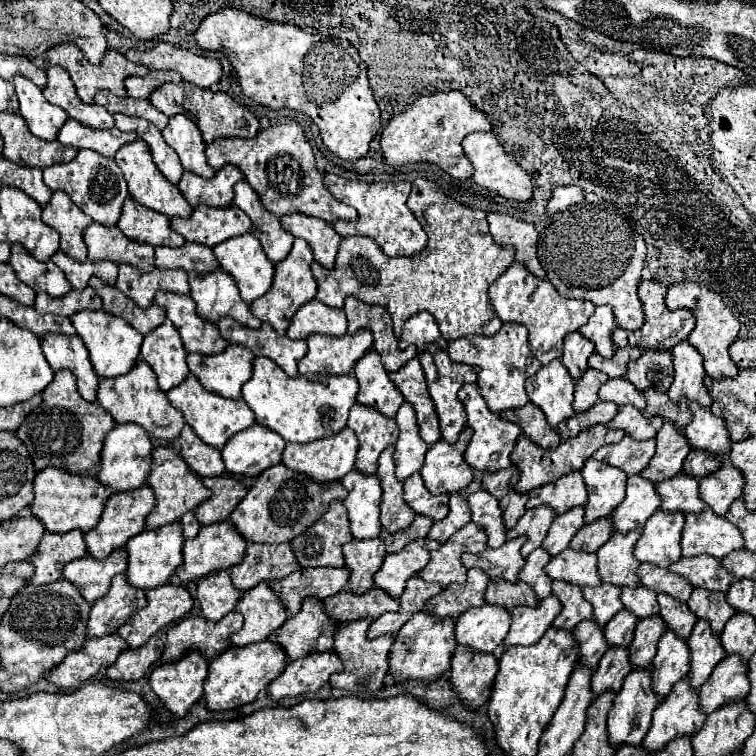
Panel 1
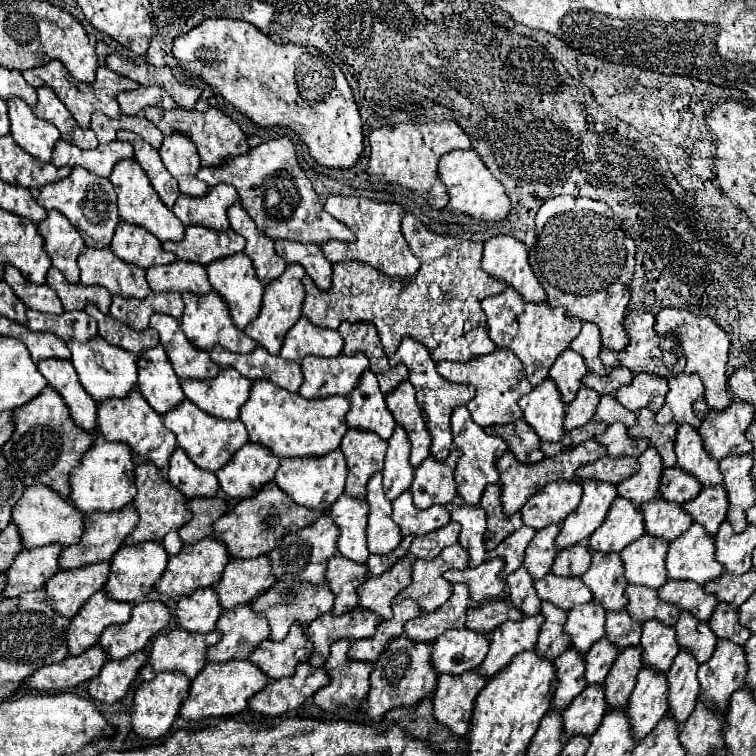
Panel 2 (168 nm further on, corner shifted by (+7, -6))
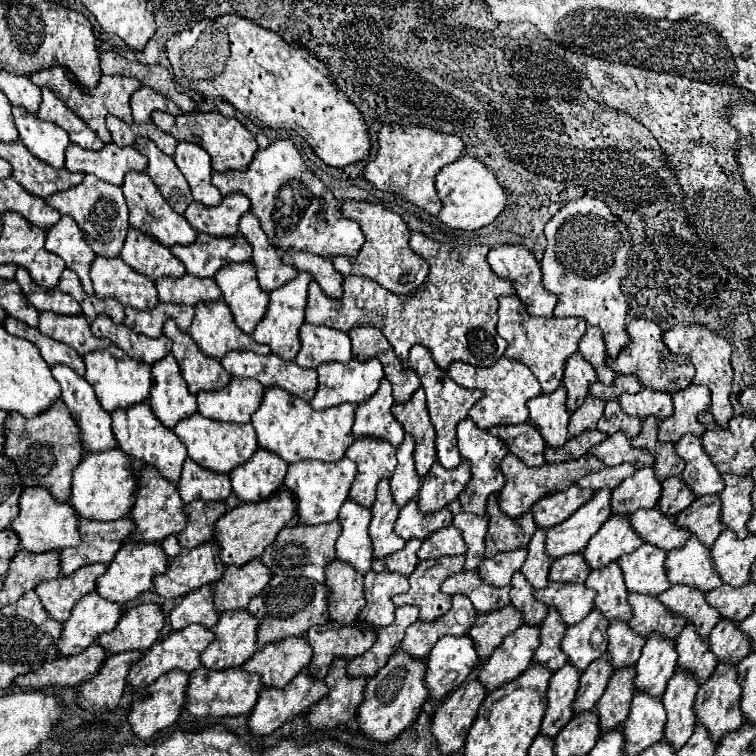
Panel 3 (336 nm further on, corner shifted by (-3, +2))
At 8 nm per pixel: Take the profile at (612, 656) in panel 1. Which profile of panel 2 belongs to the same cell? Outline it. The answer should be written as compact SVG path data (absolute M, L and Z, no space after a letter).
M589 684L579 696L573 698L569 708L563 712L565 736L567 738L575 734L591 736L601 724L605 712L607 712L607 700L603 684Z

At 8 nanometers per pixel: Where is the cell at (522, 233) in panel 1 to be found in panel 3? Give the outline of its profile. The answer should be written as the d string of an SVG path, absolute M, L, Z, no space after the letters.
M497 246L489 250L487 262L499 278L513 284L531 316L553 316L557 298L543 290L541 266L525 246Z

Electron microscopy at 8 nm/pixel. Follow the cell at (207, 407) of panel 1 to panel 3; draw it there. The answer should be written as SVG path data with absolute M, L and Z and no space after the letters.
M193 414L193 418L185 418L183 422L179 422L173 428L173 432L185 444L187 456L193 462L219 474L229 474L235 466L245 464L257 450L257 438L255 438L255 430L251 424L215 422L215 420L203 418L201 414Z

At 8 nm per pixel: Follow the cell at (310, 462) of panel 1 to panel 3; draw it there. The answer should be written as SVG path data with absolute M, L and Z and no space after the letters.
M343 458L343 462L331 462L331 466L327 466L327 462L295 462L295 466L289 466L285 476L285 488L295 496L299 522L315 526L337 520L339 508L349 496L353 476L355 464L349 458Z

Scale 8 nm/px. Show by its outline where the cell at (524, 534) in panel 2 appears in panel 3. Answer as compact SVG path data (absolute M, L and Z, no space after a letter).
M525 548L519 550L511 550L511 552L503 552L503 554L495 554L495 558L487 558L477 566L479 578L489 584L489 586L509 586L511 576L523 566L525 562Z

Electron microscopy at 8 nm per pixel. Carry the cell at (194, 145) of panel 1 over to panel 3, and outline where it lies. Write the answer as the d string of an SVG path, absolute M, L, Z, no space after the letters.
M179 142L173 160L189 182L195 202L203 206L217 206L223 200L215 186L211 186L213 170L211 158L207 158L205 150L199 150L199 146L191 146L191 142Z

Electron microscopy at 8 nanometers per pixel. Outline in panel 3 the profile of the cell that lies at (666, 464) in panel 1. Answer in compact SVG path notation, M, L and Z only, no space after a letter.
M639 468L611 492L611 514L631 516L635 510L651 510L657 506L659 494L661 484L653 468Z

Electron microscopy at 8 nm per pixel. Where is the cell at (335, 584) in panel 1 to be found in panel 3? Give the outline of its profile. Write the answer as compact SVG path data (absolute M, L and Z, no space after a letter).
M273 576L261 594L251 598L247 612L259 620L257 626L257 650L265 644L281 642L291 636L305 636L311 626L323 626L329 622L327 614L327 586L311 582L307 578L279 578Z

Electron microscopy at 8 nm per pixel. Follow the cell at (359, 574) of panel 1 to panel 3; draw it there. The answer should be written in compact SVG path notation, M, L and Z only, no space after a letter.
M333 560L325 568L325 586L329 588L329 618L349 626L365 606L363 576L345 562Z

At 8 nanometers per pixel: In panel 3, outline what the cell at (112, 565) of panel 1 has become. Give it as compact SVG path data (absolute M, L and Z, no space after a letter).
M89 564L79 568L69 578L57 576L55 580L47 580L35 586L35 592L39 594L45 612L53 620L65 622L71 614L71 608L77 604L77 600L95 590L95 582L105 572L105 568L107 566L103 564Z

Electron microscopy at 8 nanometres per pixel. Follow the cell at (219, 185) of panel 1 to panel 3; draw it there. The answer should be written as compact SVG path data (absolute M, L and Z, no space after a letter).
M231 194L219 206L213 208L199 206L197 202L189 204L185 218L197 232L221 238L221 236L235 236L239 232L237 228L239 218L247 210L249 210L247 198L243 198L243 194Z

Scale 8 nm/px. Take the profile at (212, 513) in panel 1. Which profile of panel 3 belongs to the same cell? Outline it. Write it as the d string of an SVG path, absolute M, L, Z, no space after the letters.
M195 500L185 504L183 512L187 514L187 526L177 534L177 540L183 548L195 548L213 540L213 528L215 522L225 514L225 502Z

